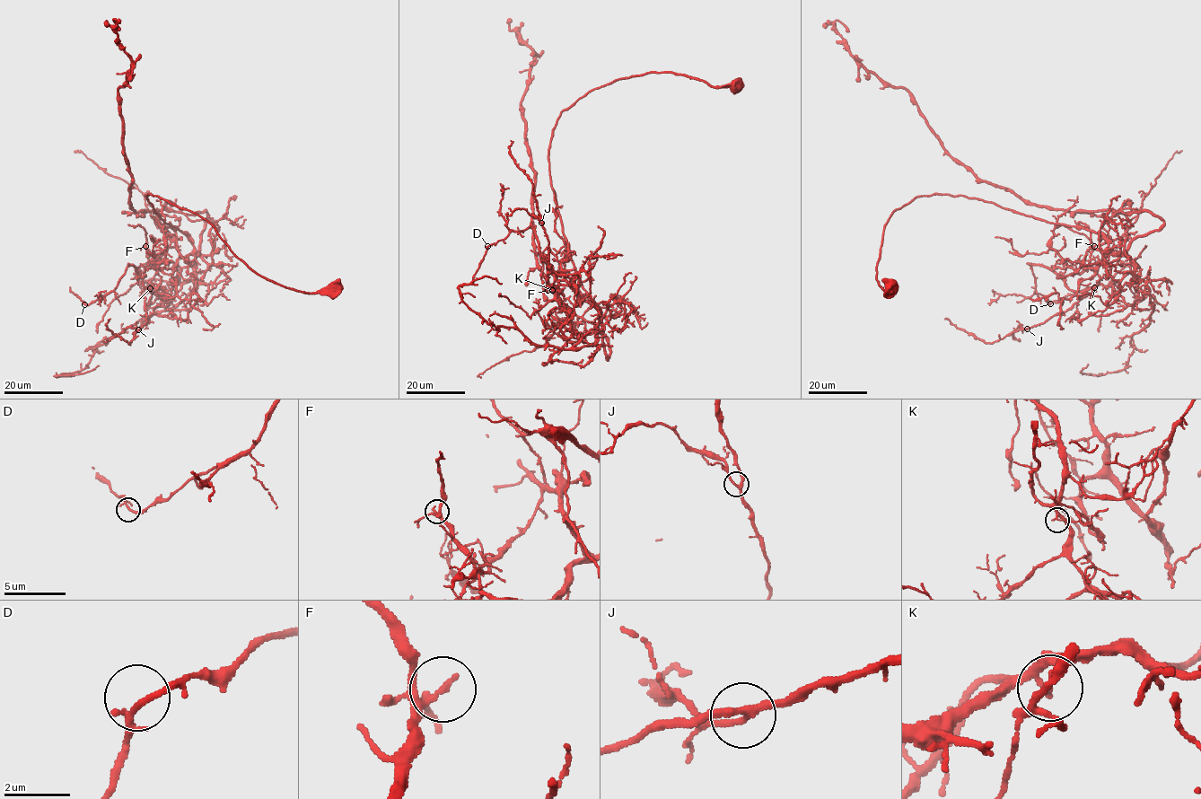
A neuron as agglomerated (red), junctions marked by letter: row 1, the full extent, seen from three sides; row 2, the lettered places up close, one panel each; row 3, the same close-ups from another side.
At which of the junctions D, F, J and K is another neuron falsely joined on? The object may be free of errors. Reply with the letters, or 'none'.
K

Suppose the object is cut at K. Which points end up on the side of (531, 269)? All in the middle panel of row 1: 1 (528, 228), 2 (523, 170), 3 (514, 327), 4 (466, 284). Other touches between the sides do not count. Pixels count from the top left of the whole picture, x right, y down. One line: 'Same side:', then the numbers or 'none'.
Same side: 3, 4

